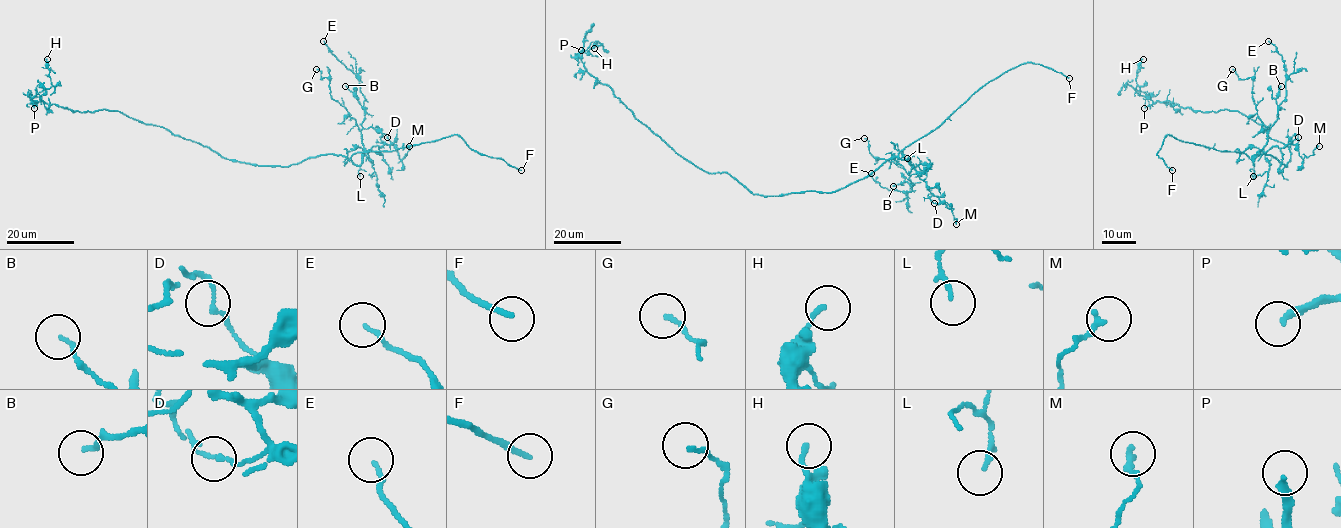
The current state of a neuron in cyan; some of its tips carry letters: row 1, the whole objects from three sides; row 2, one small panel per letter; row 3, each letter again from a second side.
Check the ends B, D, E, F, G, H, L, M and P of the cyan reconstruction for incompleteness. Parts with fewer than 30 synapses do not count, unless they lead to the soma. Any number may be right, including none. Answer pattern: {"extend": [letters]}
{"extend": ["F", "P"]}

